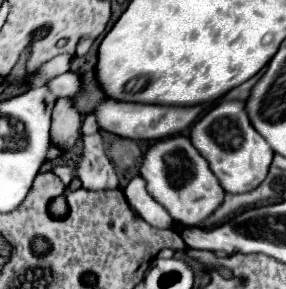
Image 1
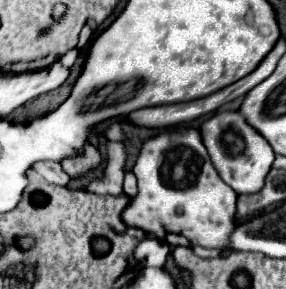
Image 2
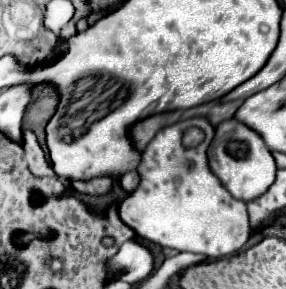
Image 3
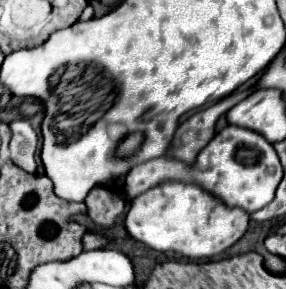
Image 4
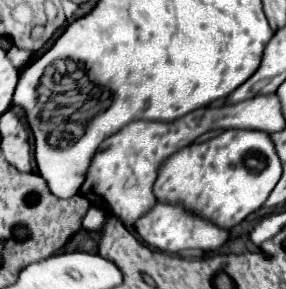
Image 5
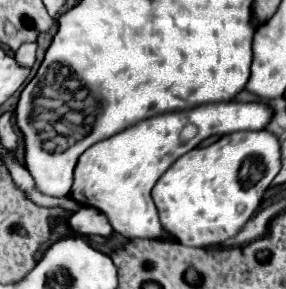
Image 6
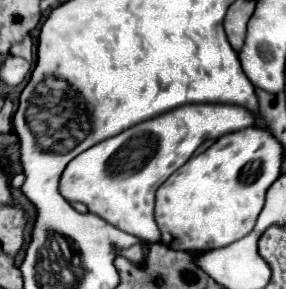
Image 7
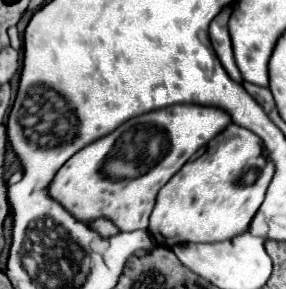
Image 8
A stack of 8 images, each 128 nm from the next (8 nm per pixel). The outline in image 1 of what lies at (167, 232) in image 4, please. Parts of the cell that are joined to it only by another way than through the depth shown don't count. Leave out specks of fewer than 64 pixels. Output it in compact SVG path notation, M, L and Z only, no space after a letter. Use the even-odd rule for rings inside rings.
M172 136L166 140L158 140L144 156L140 176L148 182L148 192L168 208L170 216L174 218L174 224L192 228L198 222L202 222L210 212L220 206L224 198L224 190L220 190L220 184L212 170L208 168L208 162L196 152L196 148L190 144L186 136Z

